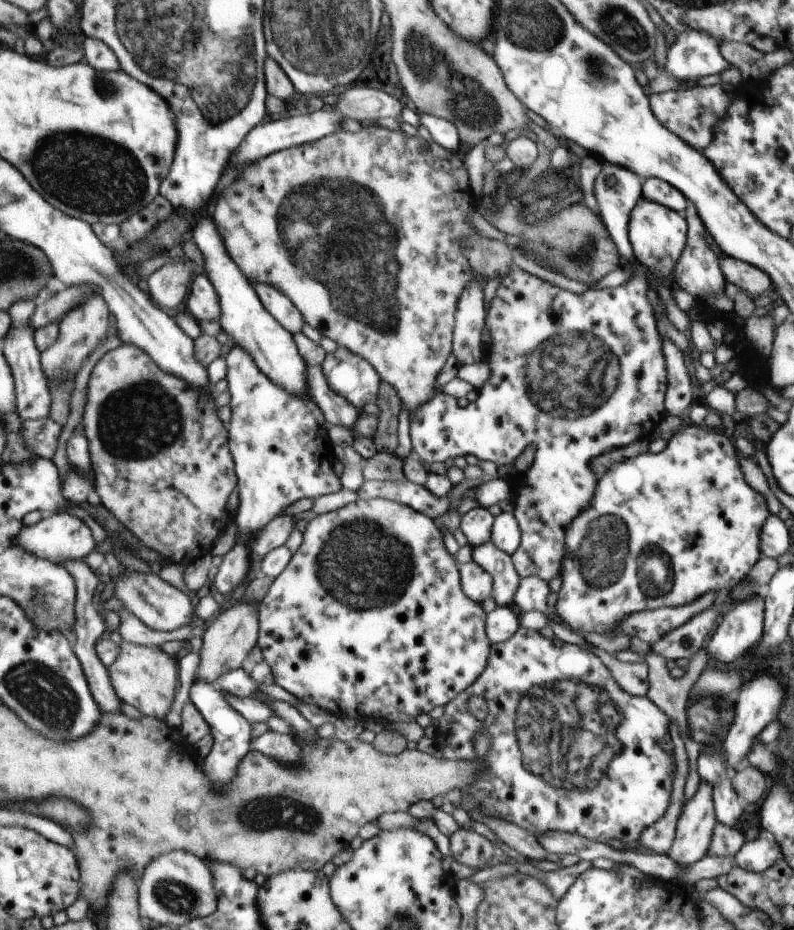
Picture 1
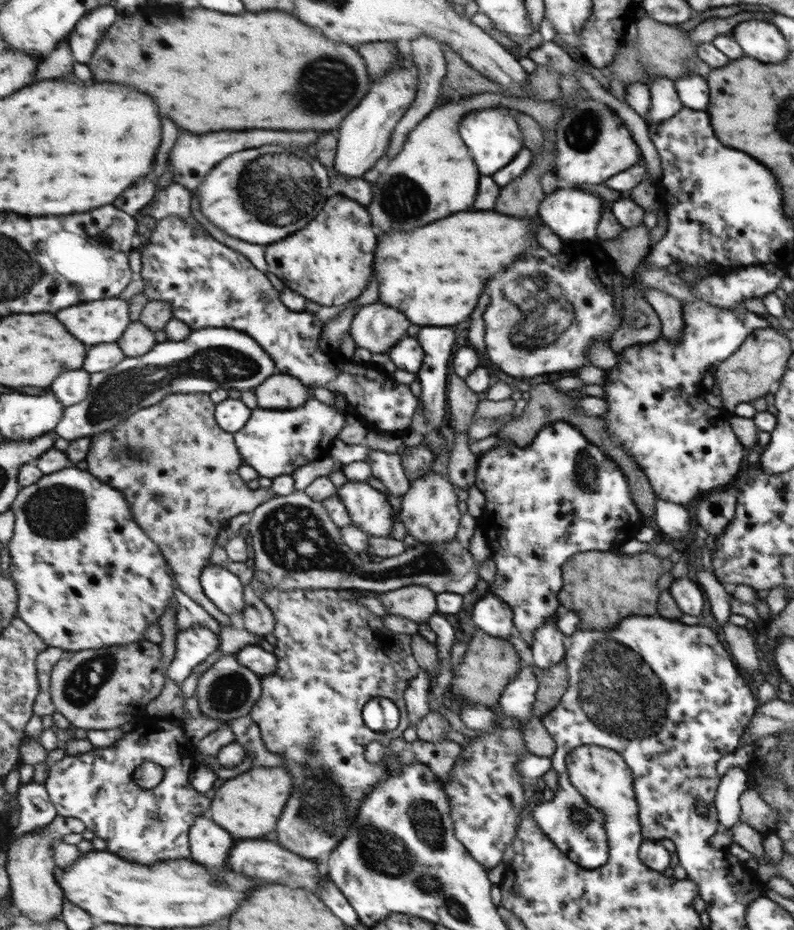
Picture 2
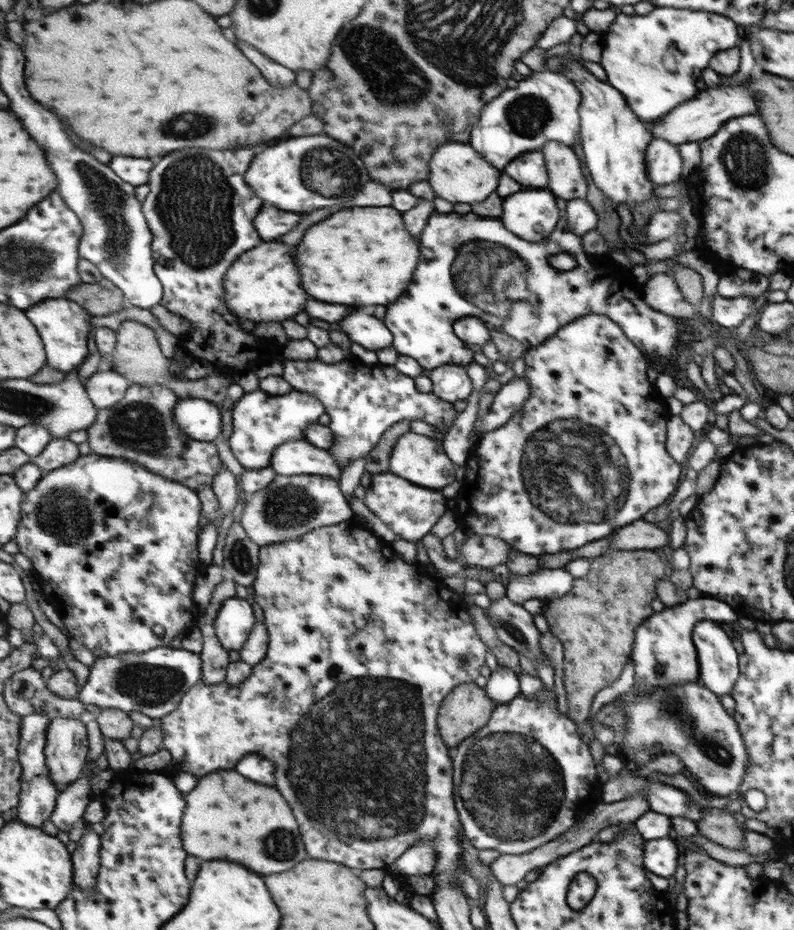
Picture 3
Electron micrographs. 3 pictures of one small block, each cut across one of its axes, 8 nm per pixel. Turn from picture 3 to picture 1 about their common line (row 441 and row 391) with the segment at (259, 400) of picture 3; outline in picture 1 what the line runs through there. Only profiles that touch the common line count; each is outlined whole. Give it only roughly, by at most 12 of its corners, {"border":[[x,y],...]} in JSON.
{"border":[[243,346],[226,360],[239,476],[235,550],[250,572],[248,542],[302,498],[339,492],[331,425]]}

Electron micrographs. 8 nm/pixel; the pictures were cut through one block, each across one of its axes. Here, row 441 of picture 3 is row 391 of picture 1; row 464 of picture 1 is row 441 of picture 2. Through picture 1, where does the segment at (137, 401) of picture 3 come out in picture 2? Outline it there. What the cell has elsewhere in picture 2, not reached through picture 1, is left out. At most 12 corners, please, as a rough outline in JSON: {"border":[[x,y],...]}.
{"border":[[209,393],[171,394],[93,437],[180,590],[219,534],[277,494],[241,478]]}

